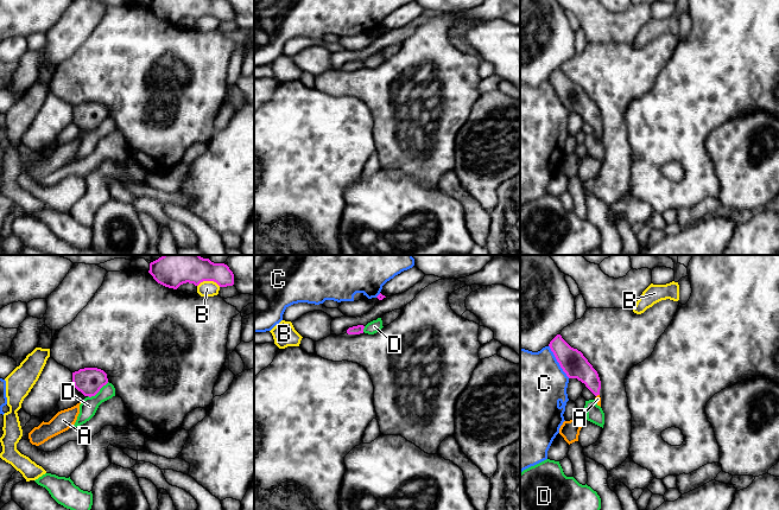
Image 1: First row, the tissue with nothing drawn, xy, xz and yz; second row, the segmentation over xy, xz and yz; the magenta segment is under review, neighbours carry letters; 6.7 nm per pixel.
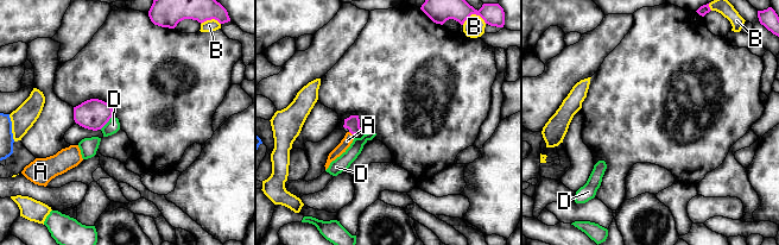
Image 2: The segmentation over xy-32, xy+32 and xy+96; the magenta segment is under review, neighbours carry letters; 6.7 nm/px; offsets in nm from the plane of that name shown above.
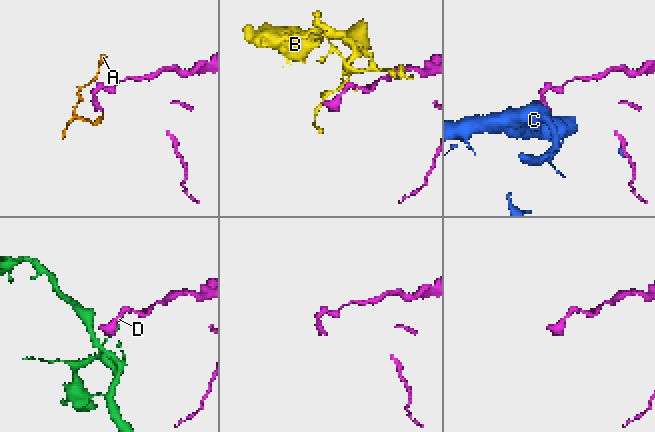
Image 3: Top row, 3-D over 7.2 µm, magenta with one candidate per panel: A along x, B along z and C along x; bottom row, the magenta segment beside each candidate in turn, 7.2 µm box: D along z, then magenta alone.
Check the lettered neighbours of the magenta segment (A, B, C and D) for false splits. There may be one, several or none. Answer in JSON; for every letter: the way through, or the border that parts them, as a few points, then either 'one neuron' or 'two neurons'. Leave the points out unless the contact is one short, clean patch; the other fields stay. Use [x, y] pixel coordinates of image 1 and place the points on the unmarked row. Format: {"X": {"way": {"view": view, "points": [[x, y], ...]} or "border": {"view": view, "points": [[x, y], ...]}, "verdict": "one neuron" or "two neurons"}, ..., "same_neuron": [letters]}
{"A": {"way": {"view": "yz", "points": [[575, 100], [594, 119], [597, 128], [597, 133]]}, "verdict": "one neuron"}, "B": {"verdict": "two neurons"}, "C": {"verdict": "two neurons"}, "D": {"verdict": "two neurons"}, "same_neuron": ["A"]}

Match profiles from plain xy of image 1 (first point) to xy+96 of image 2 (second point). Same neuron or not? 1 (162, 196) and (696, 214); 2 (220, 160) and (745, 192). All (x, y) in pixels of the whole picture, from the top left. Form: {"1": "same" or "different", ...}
{"1": "same", "2": "different"}

